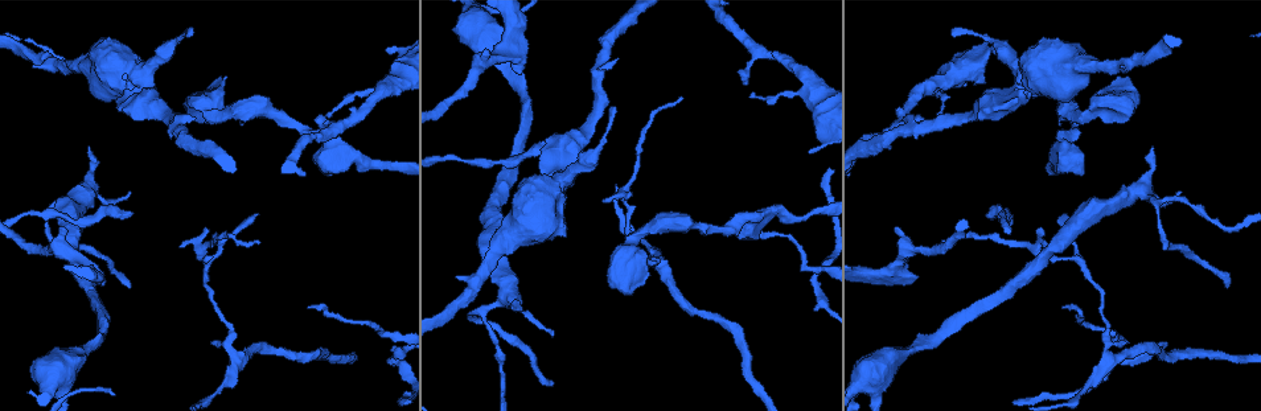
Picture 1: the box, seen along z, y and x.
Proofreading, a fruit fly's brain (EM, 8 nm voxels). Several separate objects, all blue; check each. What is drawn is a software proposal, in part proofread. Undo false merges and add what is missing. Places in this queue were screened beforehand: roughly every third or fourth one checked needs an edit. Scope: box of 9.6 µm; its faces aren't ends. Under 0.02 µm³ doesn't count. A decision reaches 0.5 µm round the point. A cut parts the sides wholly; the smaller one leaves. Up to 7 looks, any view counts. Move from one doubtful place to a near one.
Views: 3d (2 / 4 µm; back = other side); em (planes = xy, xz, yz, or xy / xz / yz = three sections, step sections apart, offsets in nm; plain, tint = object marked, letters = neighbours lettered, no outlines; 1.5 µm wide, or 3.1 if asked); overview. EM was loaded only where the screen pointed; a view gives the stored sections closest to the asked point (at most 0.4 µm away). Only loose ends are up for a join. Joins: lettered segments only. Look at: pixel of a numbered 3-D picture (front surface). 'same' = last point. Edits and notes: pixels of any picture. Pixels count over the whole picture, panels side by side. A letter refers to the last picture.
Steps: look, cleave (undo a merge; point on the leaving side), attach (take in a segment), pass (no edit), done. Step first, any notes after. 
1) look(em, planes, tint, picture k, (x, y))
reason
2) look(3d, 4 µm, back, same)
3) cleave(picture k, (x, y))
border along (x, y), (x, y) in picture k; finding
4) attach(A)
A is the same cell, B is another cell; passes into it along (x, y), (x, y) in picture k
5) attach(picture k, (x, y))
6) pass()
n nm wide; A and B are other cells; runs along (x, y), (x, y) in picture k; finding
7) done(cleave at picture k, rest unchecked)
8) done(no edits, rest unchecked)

look(em, planes, tint, picture 1, (1164, 246))
sudden change in width

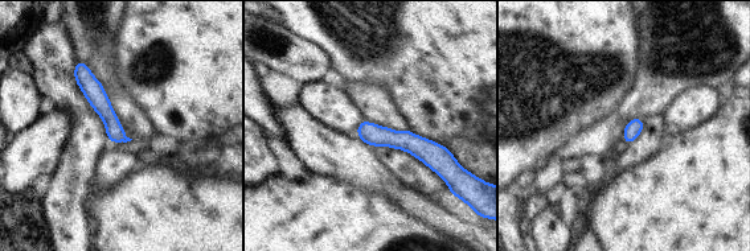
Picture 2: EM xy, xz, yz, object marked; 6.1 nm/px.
look(em, planes, letters, same)
see the neighbours

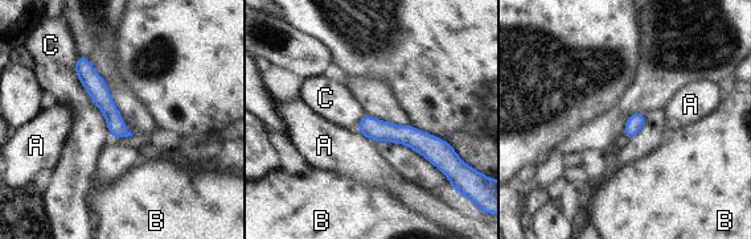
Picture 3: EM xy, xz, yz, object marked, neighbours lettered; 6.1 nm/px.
pass()
A, B and C are other cells; border along (77, 56), (76, 75), (113, 136) in picture 3; all the same neuron

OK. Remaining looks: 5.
look(3d, 2 µm, picture 1, (615, 106))

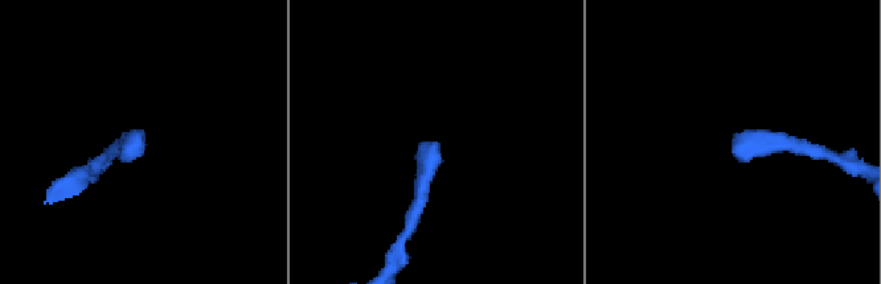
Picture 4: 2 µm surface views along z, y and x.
look(em, planes, letters, picture 4, (734, 151))
shape alone is not enough

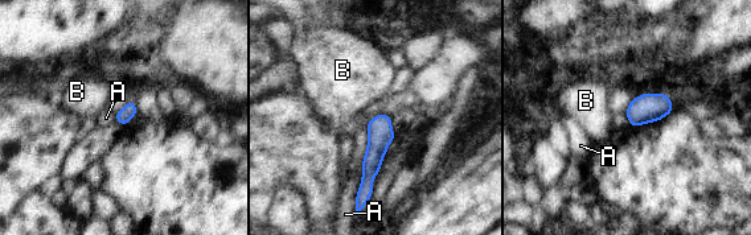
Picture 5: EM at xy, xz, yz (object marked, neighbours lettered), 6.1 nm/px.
pass()
A touches over 500 nm; A and B are other cells; border along (366, 127), (366, 152), (355, 206) in picture 5; none of them fits

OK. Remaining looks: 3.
look(em, planes, letters, picture 1, (933, 85))
branch point

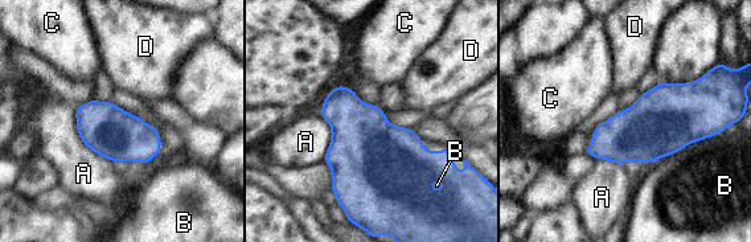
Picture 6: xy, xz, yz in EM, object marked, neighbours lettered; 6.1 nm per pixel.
pass()
A, B, C and D are other cells; border along (442, 177), (433, 183), (433, 192) in picture 6; all the same neuron

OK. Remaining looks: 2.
done(no edits, rest unchecked)

